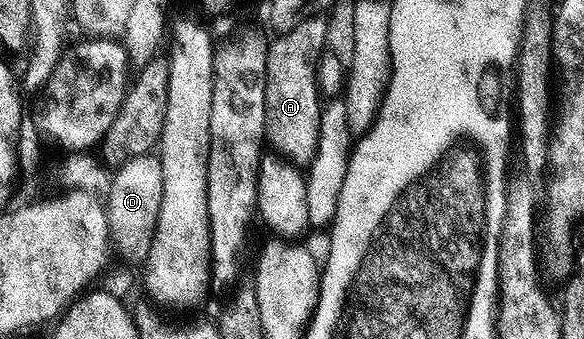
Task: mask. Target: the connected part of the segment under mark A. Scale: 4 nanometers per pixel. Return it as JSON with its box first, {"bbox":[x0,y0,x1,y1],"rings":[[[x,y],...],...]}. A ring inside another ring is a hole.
{"bbox":[265,16,328,168],"rings":[[[316,16],[309,20],[301,20],[297,28],[282,31],[271,42],[271,47],[266,47],[267,55],[267,83],[265,84],[265,135],[266,141],[276,153],[288,158],[300,168],[310,166],[317,146],[317,132],[319,131],[319,112],[321,109],[321,95],[316,82],[316,70],[319,66],[319,57],[325,44],[328,19]]]}

